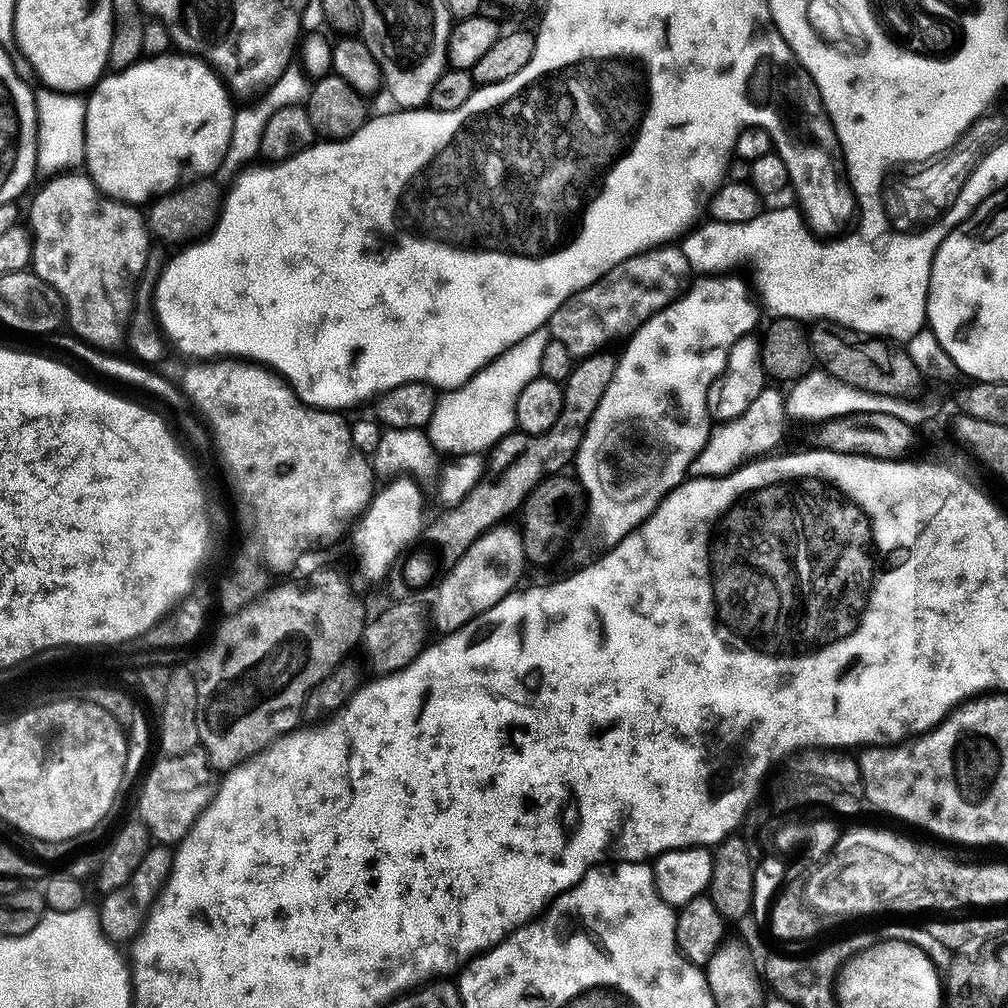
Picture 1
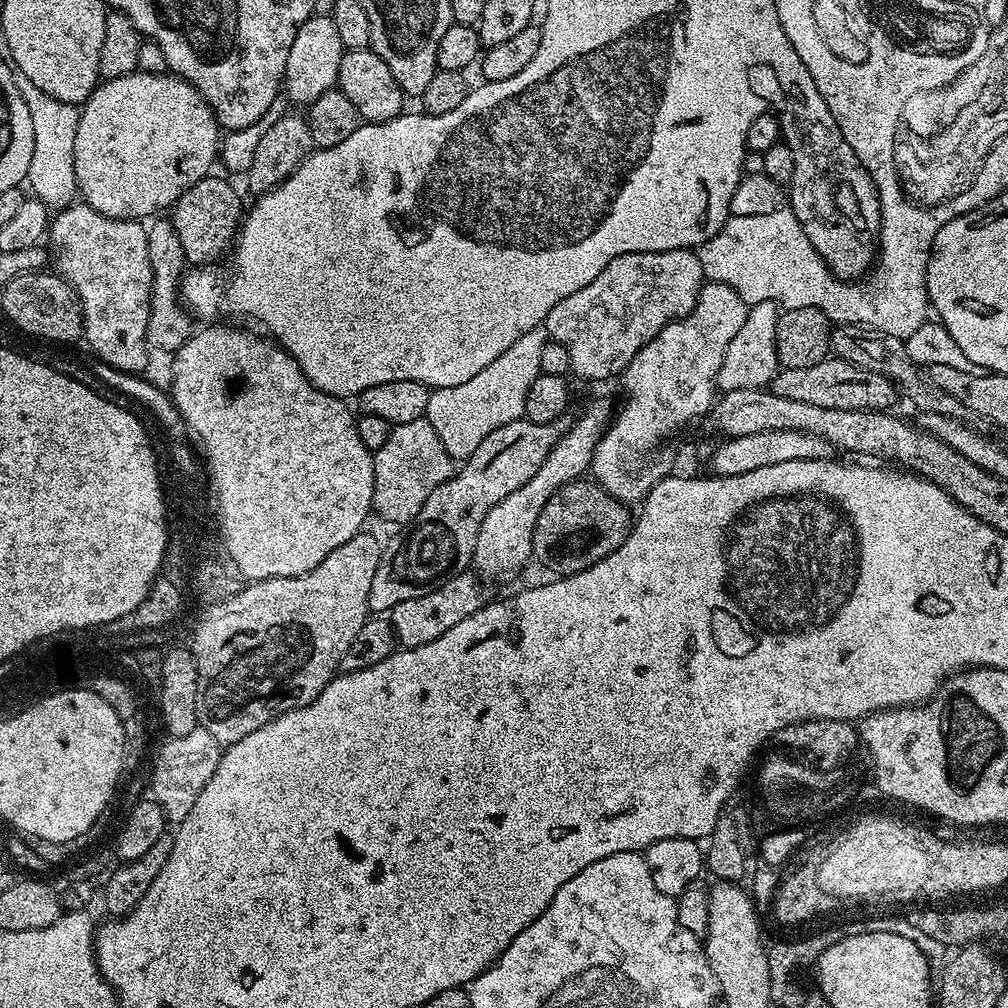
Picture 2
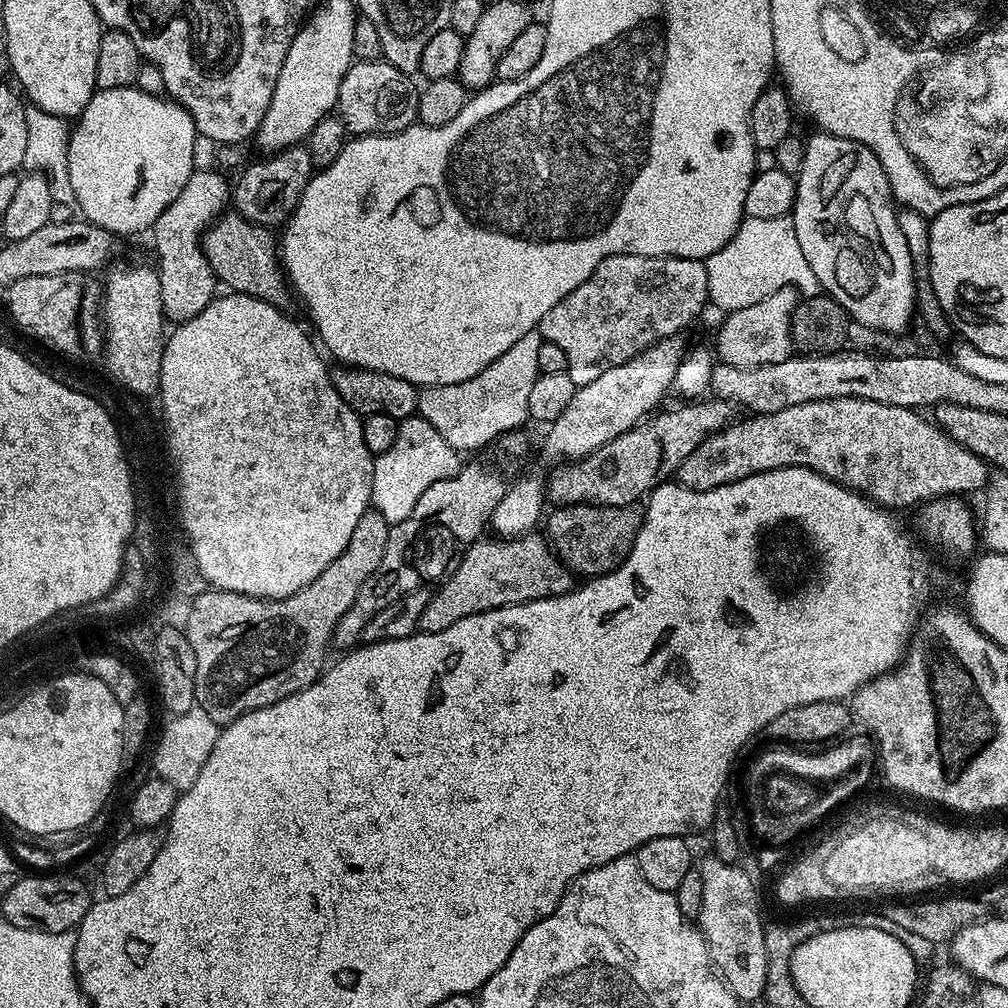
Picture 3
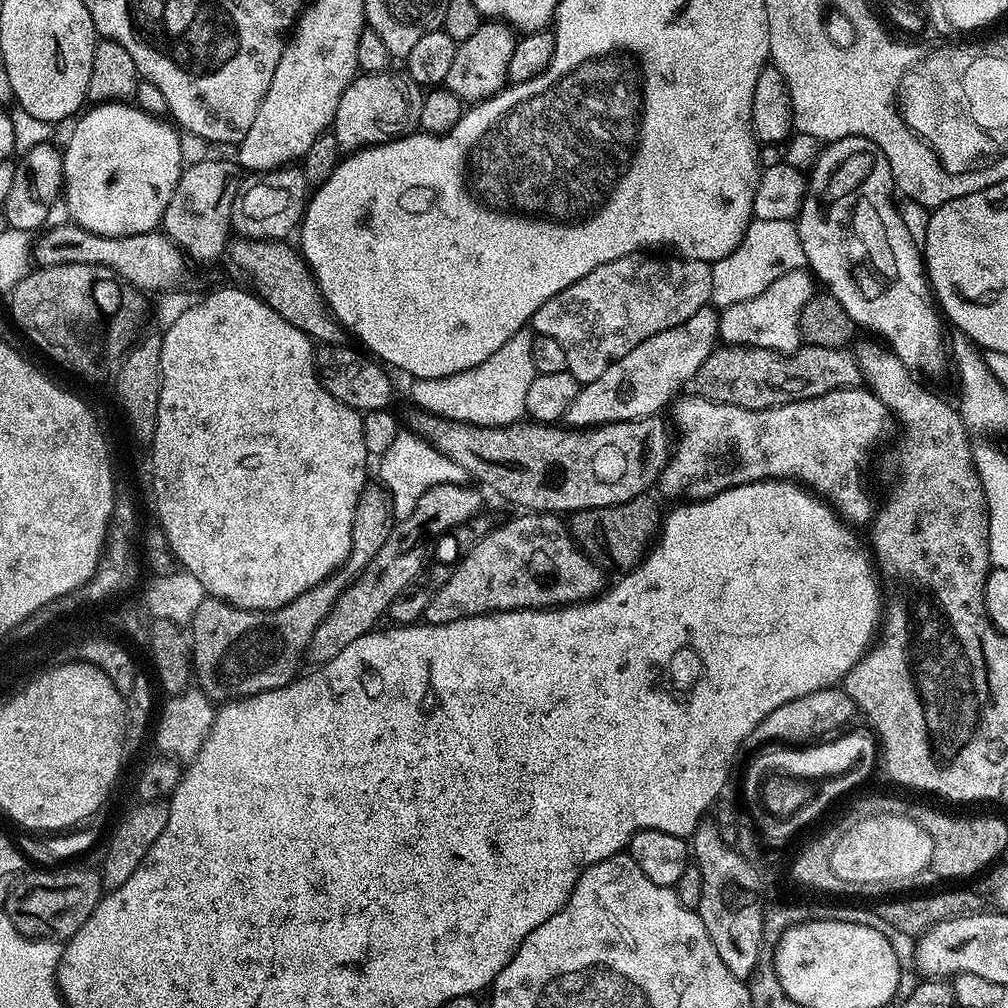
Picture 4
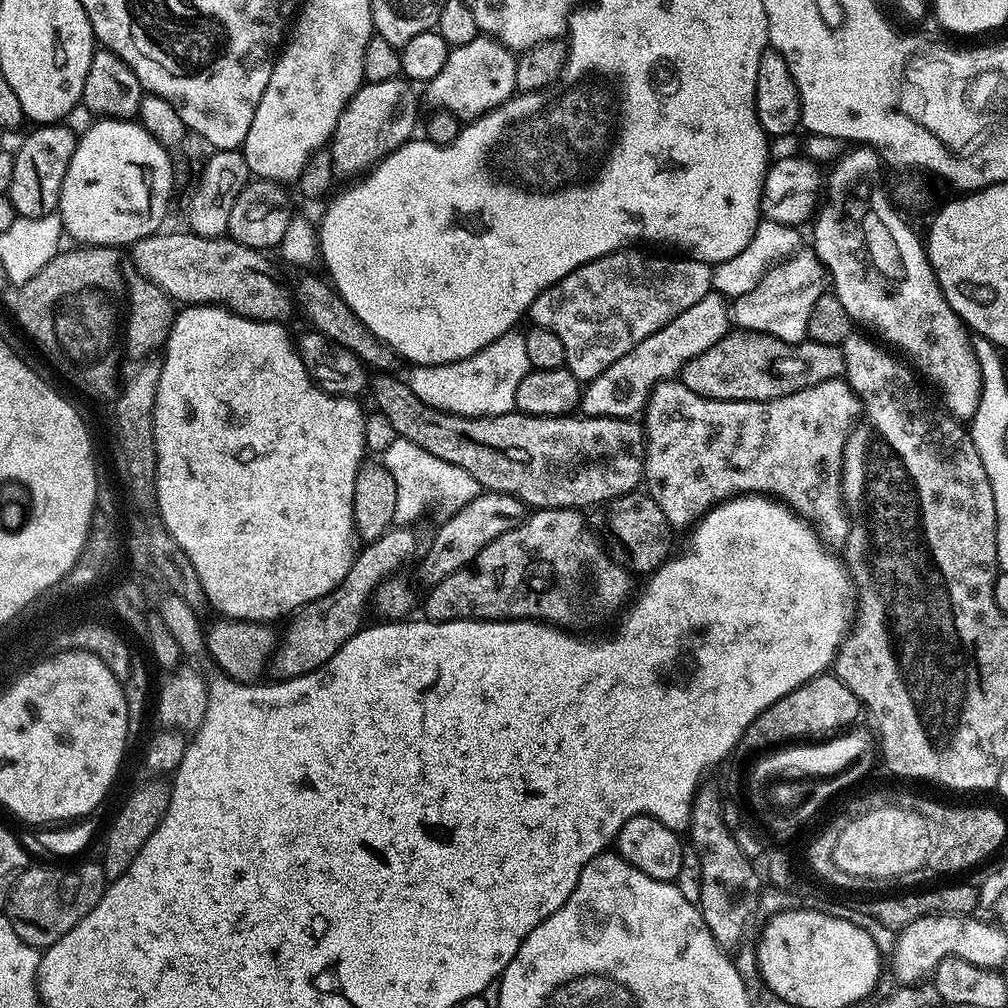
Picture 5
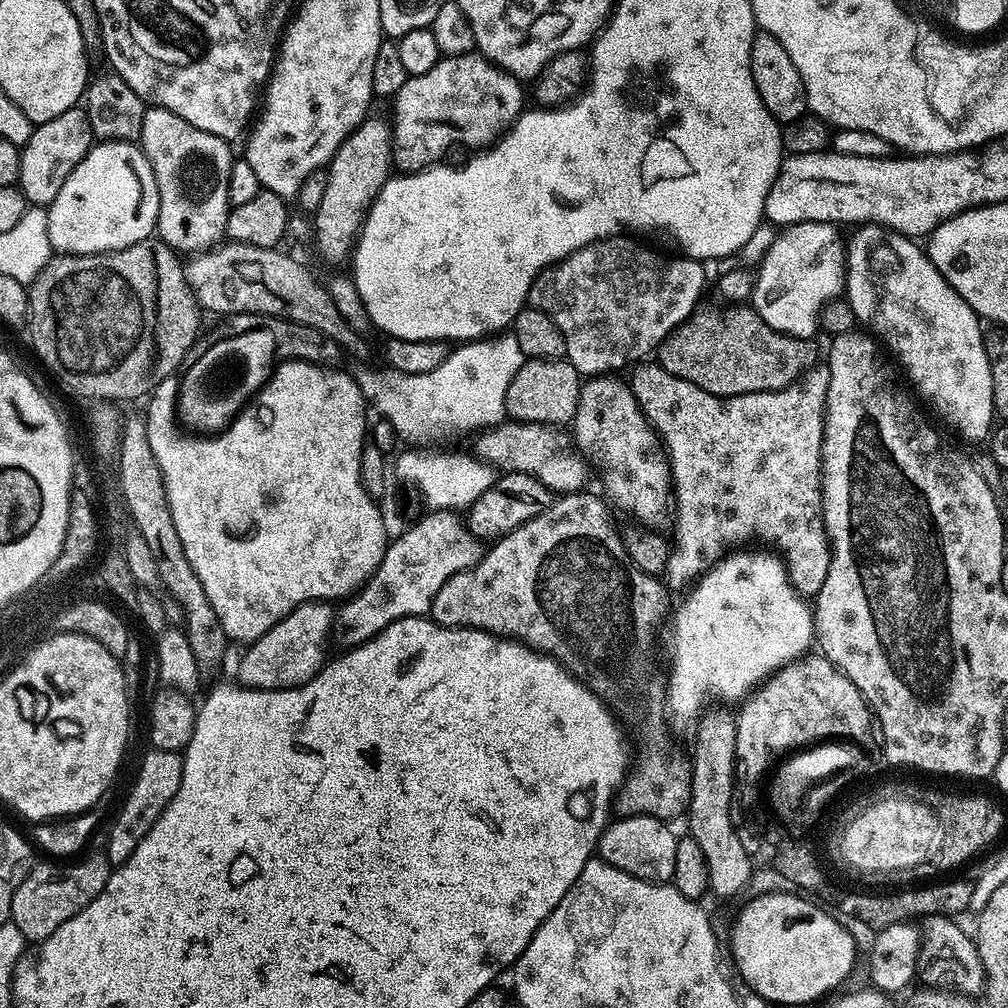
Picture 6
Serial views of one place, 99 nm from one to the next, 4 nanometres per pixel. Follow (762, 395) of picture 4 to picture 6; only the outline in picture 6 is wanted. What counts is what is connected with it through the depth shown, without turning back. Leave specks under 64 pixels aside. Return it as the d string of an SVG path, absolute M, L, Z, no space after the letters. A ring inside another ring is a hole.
M730 306L726 310L720 313L697 311L672 335L667 336L658 349L660 367L686 382L694 382L694 386L715 396L777 392L799 380L811 368L817 367L819 360L816 359L819 356L821 359L822 348L816 345L815 339L799 340L797 336L788 336L784 332L766 326L766 322L762 322L756 309L751 306Z

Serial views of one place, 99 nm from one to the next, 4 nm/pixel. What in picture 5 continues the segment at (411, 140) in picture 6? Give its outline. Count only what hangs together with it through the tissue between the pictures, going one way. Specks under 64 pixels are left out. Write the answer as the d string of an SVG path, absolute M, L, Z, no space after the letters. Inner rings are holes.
M477 34L474 42L466 42L466 46L458 46L451 49L446 58L446 66L442 66L442 71L434 74L432 80L427 81L425 92L422 96L428 99L428 104L432 110L448 112L450 115L460 117L461 121L471 122L484 116L487 112L492 112L500 104L514 95L516 92L516 61L512 49L507 48L505 44L500 44L493 40L491 36Z

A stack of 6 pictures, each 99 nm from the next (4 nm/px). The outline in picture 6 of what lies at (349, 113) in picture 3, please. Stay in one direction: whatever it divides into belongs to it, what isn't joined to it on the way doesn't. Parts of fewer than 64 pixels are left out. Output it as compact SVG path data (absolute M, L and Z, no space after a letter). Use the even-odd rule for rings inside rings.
M375 114L365 118L348 137L338 146L338 150L332 155L331 160L326 165L328 181L326 190L322 193L322 202L318 202L314 213L314 236L319 240L324 252L328 256L347 257L350 252L350 245L361 227L362 221L368 214L368 209L376 201L377 194L382 190L382 186L388 181L390 169L388 167L394 164L394 128L391 123L379 120Z

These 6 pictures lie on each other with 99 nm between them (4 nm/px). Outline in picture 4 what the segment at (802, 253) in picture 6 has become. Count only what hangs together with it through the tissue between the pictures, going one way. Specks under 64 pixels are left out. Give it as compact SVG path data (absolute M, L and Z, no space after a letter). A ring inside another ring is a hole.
M795 268L782 274L762 294L738 302L720 312L720 340L725 345L750 344L754 348L769 348L775 352L795 352L801 347L800 315L802 306L814 295L814 277L811 271Z

